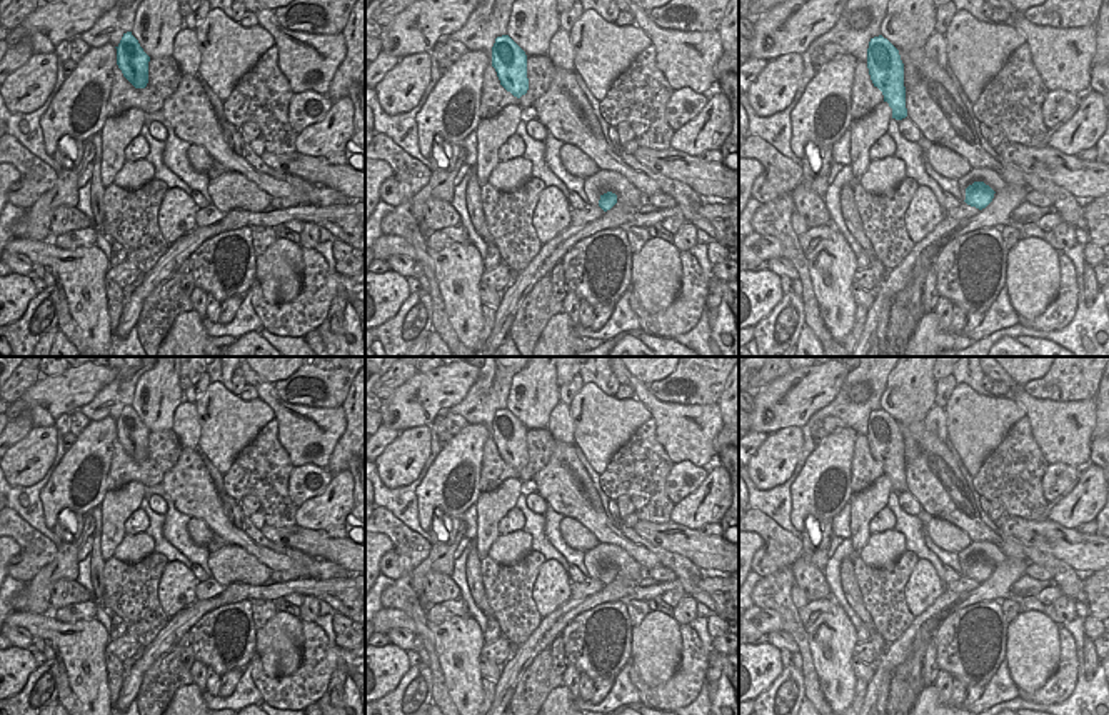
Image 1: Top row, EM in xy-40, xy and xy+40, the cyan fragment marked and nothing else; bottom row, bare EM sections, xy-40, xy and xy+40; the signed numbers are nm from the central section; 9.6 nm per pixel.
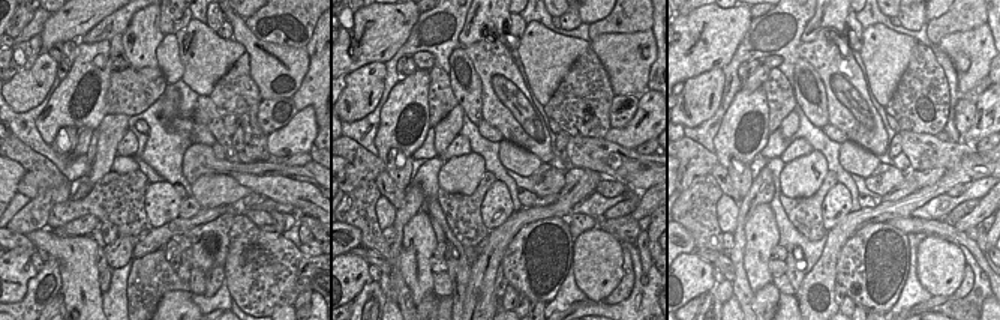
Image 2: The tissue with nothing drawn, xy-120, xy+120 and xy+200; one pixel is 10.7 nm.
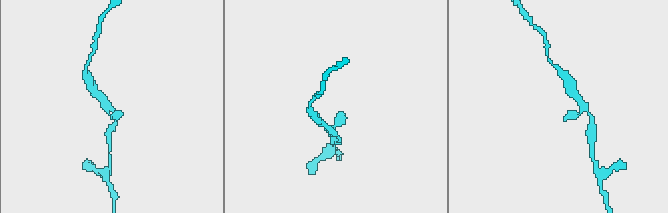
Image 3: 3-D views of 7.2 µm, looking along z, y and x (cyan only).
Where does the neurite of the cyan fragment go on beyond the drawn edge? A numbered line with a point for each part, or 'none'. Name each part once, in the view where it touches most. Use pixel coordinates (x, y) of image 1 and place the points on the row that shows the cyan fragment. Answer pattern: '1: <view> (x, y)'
none

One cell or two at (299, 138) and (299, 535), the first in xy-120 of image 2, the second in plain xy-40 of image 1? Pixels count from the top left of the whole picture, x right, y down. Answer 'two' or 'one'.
two

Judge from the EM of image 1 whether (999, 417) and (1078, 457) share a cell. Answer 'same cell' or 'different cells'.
different cells

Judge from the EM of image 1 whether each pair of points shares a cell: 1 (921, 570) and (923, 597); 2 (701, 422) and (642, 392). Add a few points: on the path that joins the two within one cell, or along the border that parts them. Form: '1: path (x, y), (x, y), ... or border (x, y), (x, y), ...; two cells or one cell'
1: path (923, 577), (923, 590); one cell
2: path (686, 424), (676, 424), (657, 407); one cell

